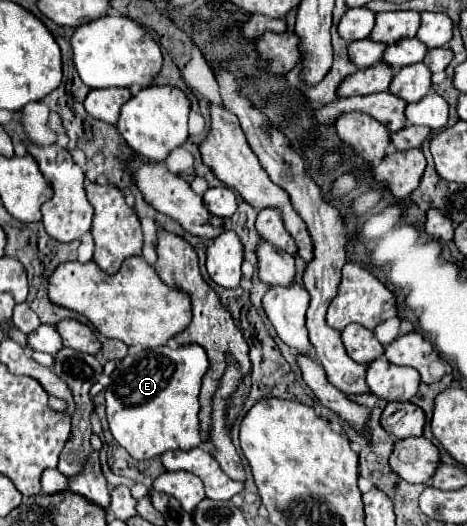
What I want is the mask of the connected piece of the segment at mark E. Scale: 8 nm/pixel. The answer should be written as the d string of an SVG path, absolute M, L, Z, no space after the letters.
M188 343L178 347L154 347L140 351L136 355L126 355L110 375L110 385L106 387L106 415L114 439L134 457L152 459L168 449L192 449L202 443L200 423L198 423L198 393L204 373L208 371L208 357L202 345Z

